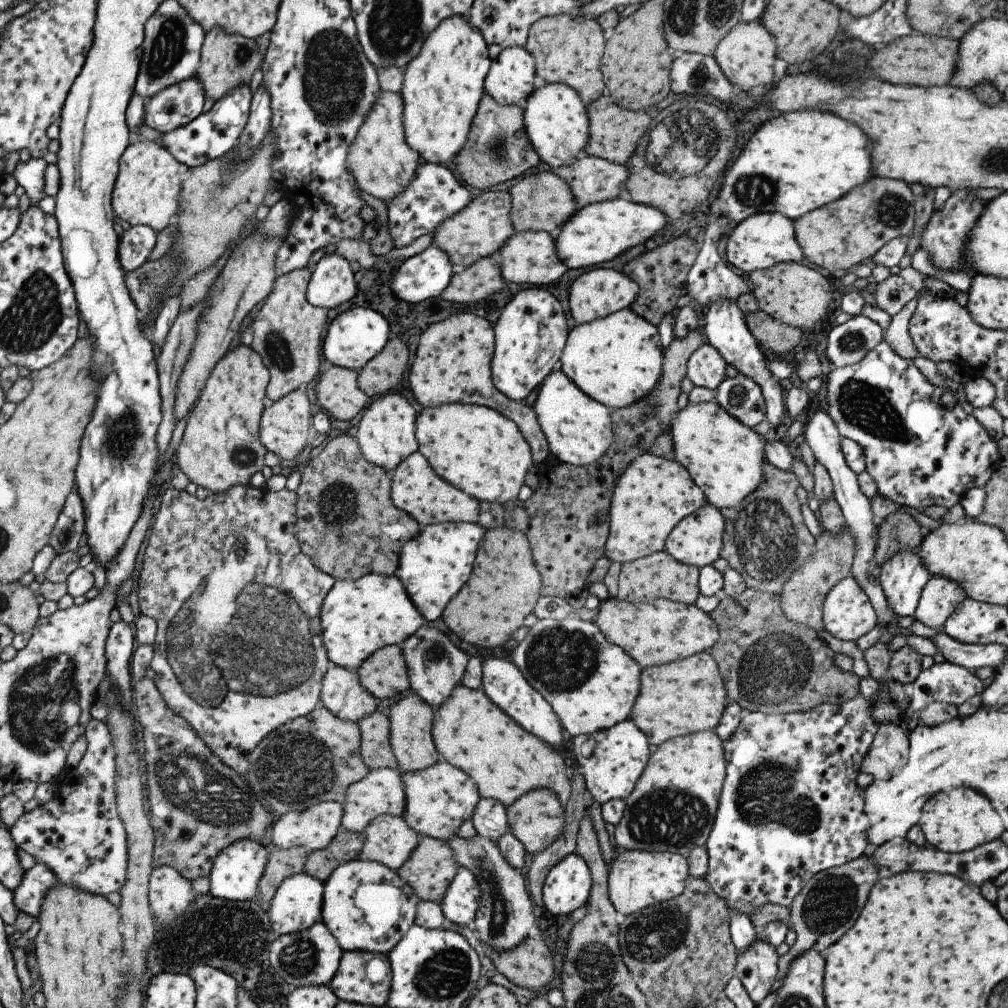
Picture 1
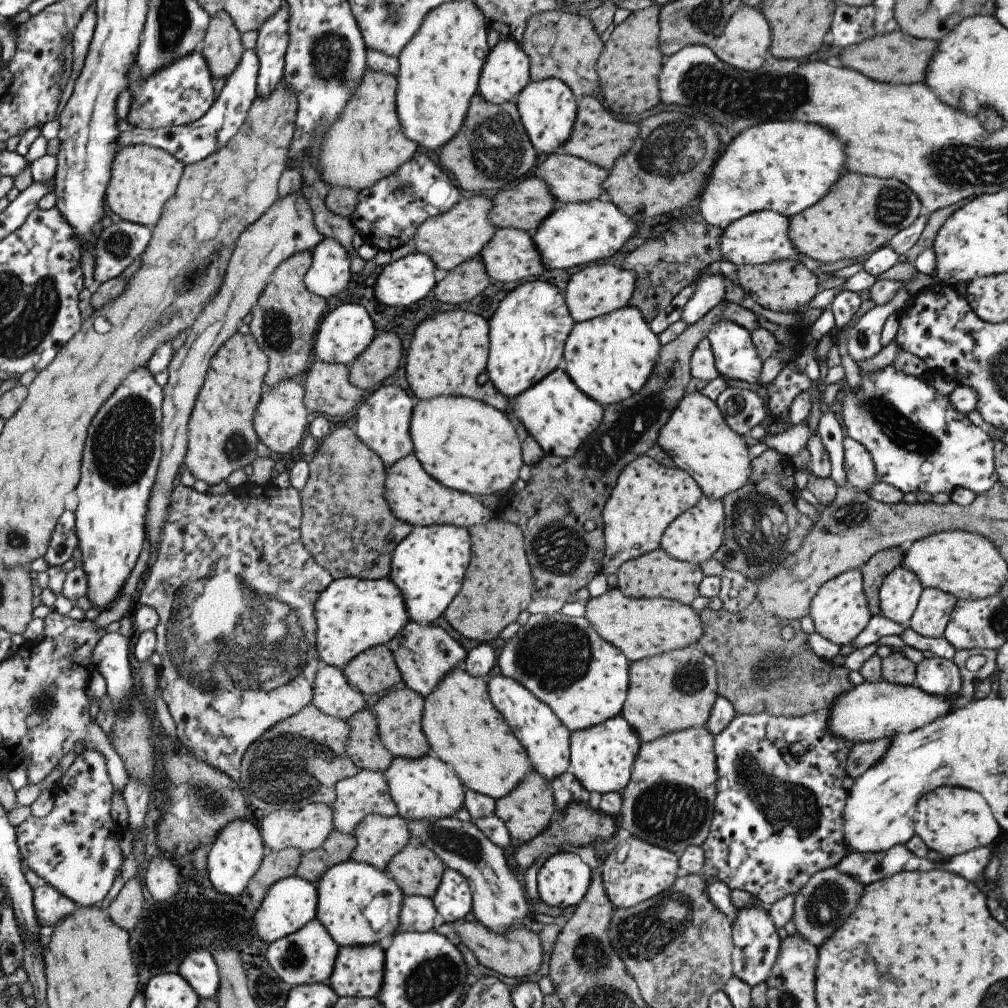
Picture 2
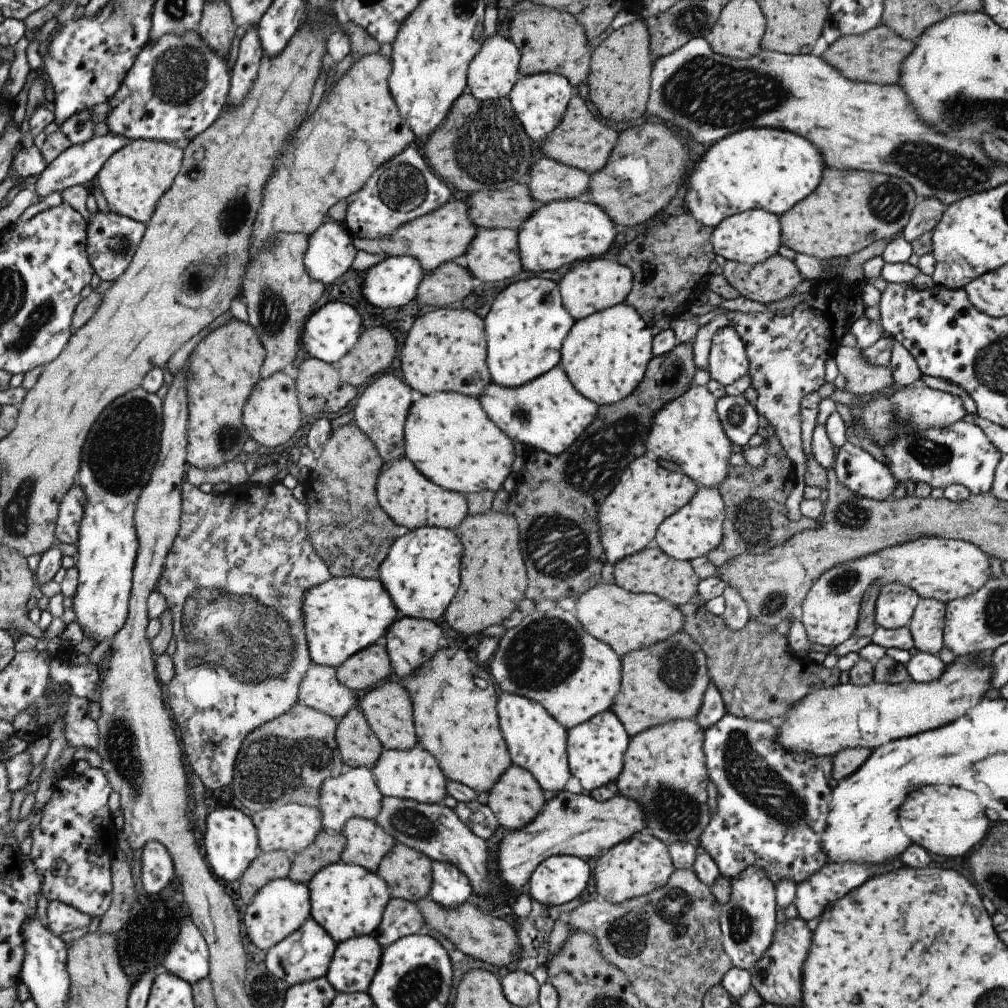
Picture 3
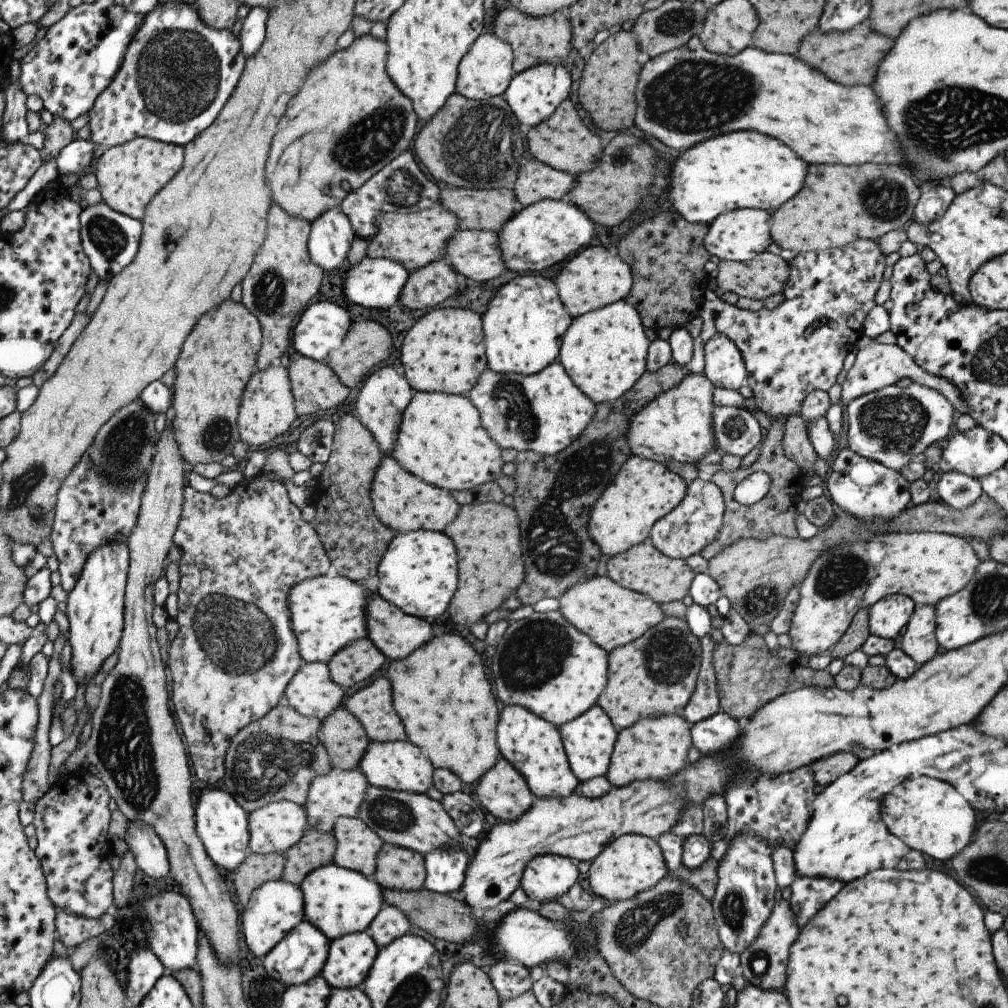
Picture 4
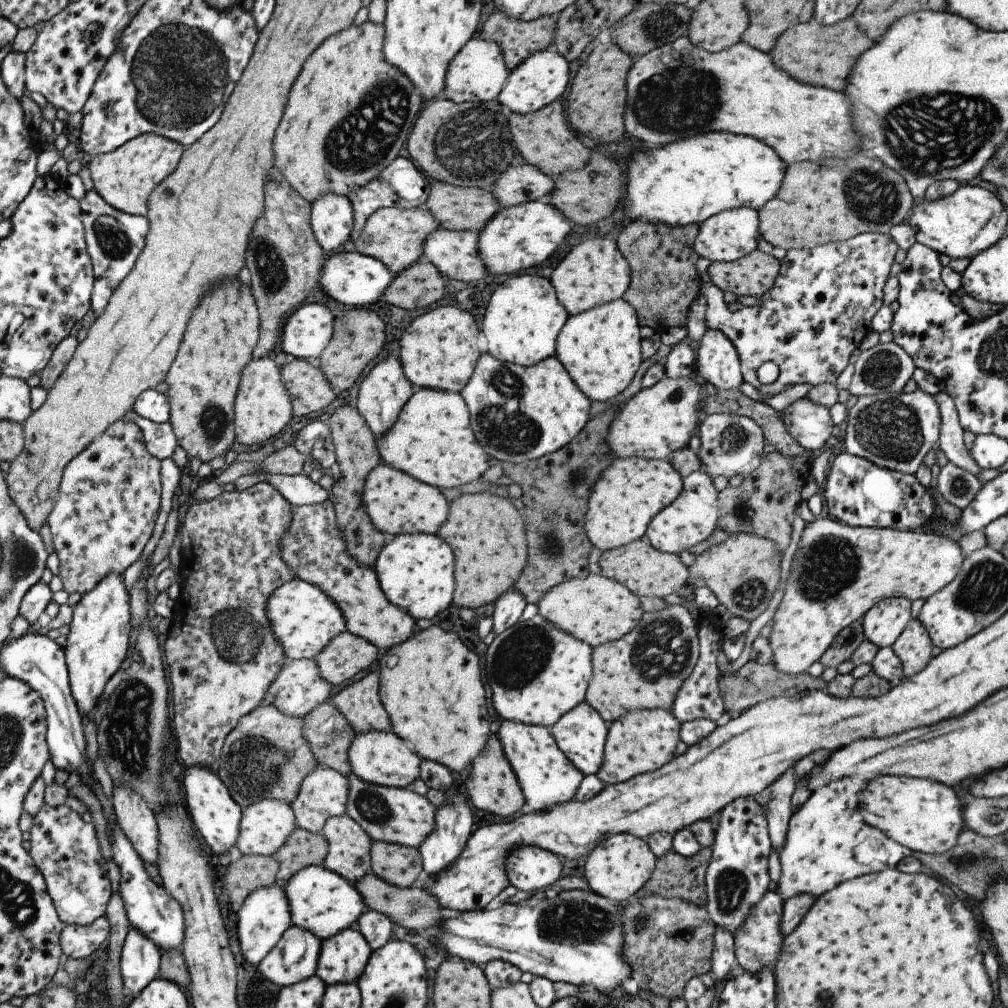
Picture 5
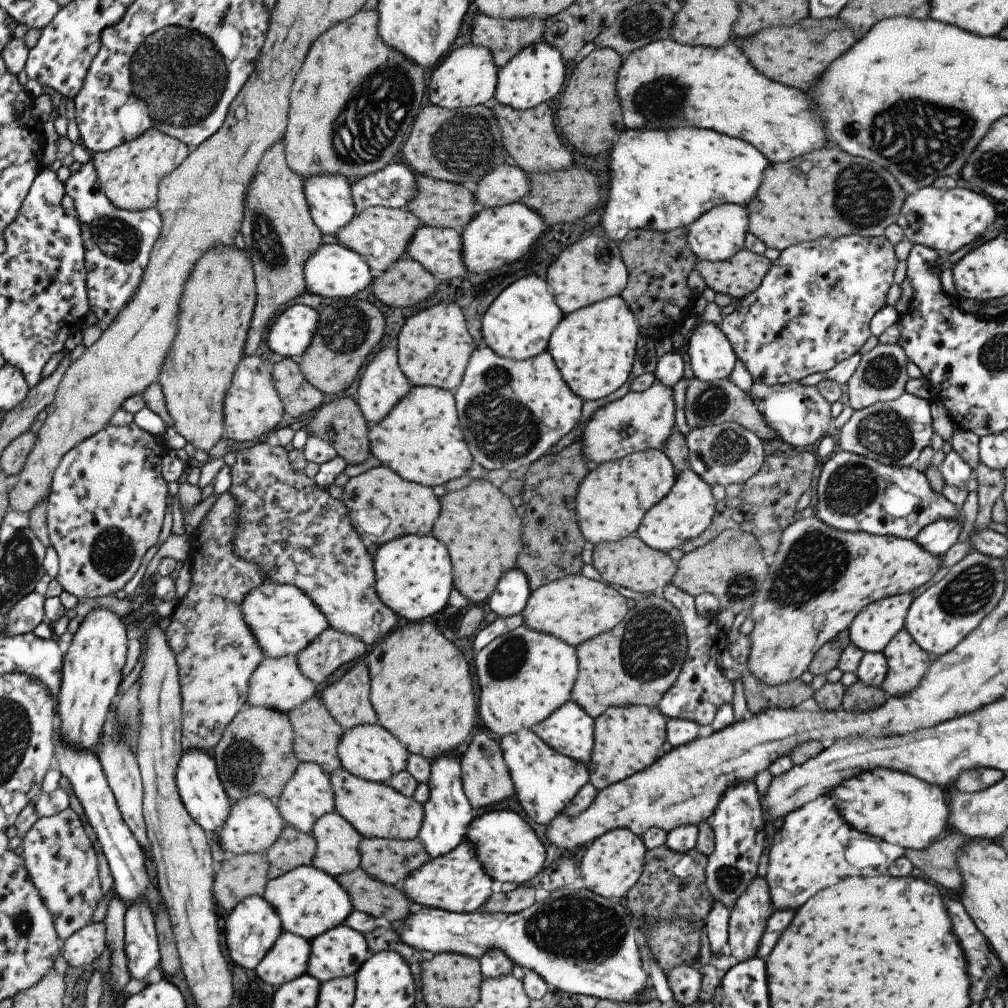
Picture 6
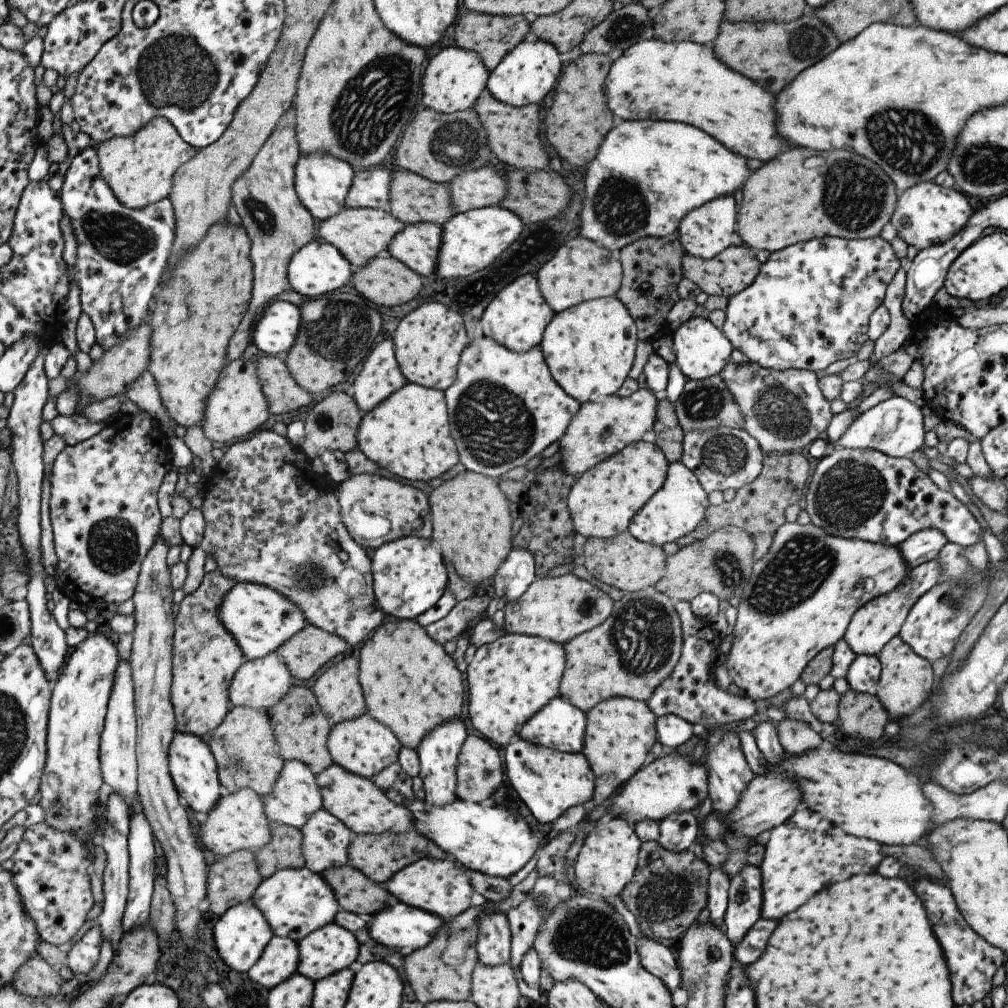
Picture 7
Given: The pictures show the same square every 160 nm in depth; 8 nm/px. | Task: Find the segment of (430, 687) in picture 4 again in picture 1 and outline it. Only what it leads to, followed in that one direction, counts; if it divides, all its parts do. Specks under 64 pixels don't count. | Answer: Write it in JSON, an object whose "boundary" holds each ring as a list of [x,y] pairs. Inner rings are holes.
{"boundary":[[[460,682],[438,707],[432,709],[432,741],[440,759],[451,764],[472,778],[480,797],[500,802],[504,807],[516,798],[533,789],[544,788],[553,791],[561,807],[569,800],[570,780],[566,776],[564,762],[557,751],[538,738],[525,732],[512,718],[509,718],[489,697],[479,689],[470,689]]]}

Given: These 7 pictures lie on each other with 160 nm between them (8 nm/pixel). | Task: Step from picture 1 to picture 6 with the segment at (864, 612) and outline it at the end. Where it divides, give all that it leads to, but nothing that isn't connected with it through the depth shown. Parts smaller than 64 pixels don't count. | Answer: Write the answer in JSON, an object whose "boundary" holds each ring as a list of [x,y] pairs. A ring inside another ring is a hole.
{"boundary":[[[813,515],[794,520],[781,531],[773,562],[767,565],[763,580],[755,589],[748,613],[753,620],[753,628],[748,634],[749,655],[740,669],[746,668],[758,681],[770,687],[799,679],[819,647],[847,629],[860,609],[876,600],[915,590],[940,567],[940,557],[925,552],[915,540],[872,535],[865,531],[840,531]]]}

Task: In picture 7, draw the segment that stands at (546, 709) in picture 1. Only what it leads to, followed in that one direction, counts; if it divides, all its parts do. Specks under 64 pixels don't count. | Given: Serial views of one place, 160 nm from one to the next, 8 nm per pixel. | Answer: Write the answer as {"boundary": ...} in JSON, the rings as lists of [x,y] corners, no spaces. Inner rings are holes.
{"boundary":[[[517,736],[501,749],[501,757],[511,788],[540,823],[551,824],[568,808],[588,805],[592,798],[594,774],[582,752],[562,753]]]}

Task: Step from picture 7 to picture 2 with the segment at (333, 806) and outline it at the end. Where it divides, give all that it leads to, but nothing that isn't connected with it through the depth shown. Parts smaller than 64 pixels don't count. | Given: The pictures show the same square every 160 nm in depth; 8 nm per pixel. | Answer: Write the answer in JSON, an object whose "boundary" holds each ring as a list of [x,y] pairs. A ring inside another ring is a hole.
{"boundary":[[[456,817],[441,818],[439,820],[413,820],[413,822],[409,820],[408,828],[411,836],[421,840],[421,844],[425,844],[429,850],[433,850],[446,868],[459,872],[467,882],[472,897],[471,912],[477,923],[485,926],[491,932],[505,932],[509,928],[518,926],[513,924],[513,920],[521,920],[528,912],[526,891],[521,887],[521,884],[519,884],[509,868],[503,855],[503,849],[498,848],[485,838],[483,832],[478,830],[473,822],[459,822]]]}

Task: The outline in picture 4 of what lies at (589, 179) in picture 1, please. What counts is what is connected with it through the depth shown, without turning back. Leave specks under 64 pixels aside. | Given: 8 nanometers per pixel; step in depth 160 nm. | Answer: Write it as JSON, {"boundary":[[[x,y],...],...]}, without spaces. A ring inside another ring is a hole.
{"boundary":[[[531,158],[519,167],[511,190],[517,202],[526,207],[543,199],[564,200],[572,182],[570,174],[556,171]]]}

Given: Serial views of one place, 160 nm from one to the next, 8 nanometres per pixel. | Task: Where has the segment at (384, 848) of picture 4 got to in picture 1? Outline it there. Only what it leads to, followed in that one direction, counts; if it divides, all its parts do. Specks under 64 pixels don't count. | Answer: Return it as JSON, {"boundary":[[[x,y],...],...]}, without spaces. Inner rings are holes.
{"boundary":[[[418,835],[416,847],[410,852],[408,859],[395,872],[400,879],[409,885],[419,901],[439,902],[456,873],[456,862],[448,845],[440,839]]]}

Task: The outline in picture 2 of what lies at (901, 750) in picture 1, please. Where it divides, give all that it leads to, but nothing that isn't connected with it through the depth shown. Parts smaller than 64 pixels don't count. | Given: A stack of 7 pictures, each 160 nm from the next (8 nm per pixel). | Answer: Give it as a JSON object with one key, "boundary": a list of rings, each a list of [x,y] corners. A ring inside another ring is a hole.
{"boundary":[[[885,738],[871,740],[871,742],[853,743],[849,754],[847,754],[847,760],[845,760],[847,777],[858,778],[873,764],[881,762],[885,750],[889,748],[889,743],[890,740]]]}

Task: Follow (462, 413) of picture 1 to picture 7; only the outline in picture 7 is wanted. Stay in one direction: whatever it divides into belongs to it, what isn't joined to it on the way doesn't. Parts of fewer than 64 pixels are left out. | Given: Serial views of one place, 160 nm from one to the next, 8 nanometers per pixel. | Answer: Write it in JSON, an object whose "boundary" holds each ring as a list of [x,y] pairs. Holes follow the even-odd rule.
{"boundary":[[[415,383],[403,385],[369,412],[362,413],[355,440],[356,448],[371,462],[411,482],[427,483],[458,462],[442,391]]]}

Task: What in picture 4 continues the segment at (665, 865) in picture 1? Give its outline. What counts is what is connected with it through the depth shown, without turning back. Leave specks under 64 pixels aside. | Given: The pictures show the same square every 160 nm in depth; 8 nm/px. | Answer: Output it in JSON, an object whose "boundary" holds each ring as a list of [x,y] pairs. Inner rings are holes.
{"boundary":[[[621,835],[603,847],[603,850],[590,861],[587,884],[595,896],[617,902],[627,900],[638,892],[651,888],[666,876],[665,866],[658,844],[643,835]]]}

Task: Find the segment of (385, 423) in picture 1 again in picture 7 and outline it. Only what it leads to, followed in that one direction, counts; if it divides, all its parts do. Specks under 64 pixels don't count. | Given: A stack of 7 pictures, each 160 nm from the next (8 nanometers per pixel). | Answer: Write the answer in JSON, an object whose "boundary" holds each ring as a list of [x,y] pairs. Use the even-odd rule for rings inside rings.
{"boundary":[[[386,338],[374,344],[373,348],[370,348],[368,355],[362,360],[359,373],[353,378],[352,399],[360,412],[366,413],[405,384],[407,384],[407,382],[403,378],[397,366],[397,361],[395,360],[392,340]]]}

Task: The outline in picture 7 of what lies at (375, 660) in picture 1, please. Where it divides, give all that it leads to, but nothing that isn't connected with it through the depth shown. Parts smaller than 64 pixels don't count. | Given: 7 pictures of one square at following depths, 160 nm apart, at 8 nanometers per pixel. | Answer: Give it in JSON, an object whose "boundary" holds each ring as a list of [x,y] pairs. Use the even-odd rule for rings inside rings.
{"boundary":[[[309,625],[297,631],[274,652],[297,680],[315,678],[317,670],[349,652],[349,646],[337,635]]]}

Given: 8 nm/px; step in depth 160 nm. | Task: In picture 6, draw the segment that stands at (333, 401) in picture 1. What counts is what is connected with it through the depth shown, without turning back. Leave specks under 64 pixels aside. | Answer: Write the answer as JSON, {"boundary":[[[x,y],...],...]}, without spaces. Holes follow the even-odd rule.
{"boundary":[[[283,357],[270,369],[285,414],[301,416],[320,406],[324,394],[304,379],[295,359]]]}

